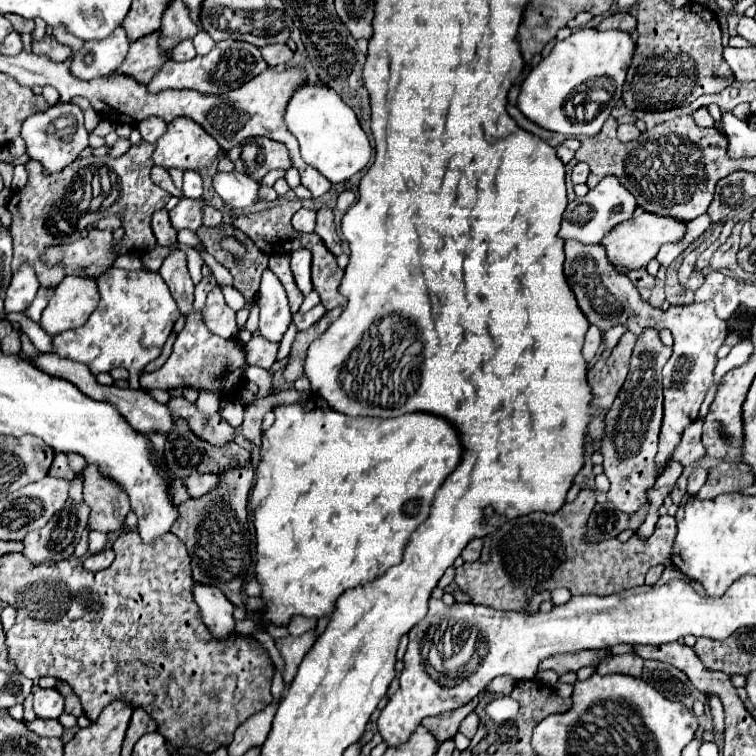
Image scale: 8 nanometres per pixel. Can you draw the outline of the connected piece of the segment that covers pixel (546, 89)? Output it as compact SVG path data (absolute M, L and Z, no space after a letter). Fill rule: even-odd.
M581 27L573 31L569 39L557 41L553 51L543 57L535 69L531 69L527 79L521 83L517 107L527 119L543 129L569 137L595 137L615 103L621 99L625 75L633 61L635 47L637 45L627 31L597 31L595 27ZM589 101L603 105L595 105L595 111L587 117L585 107Z

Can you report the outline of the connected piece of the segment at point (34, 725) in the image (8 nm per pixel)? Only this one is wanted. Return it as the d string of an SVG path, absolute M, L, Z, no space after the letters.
M35 719L27 723L27 727L39 737L61 737L65 731L65 727L59 721L47 721L47 719Z

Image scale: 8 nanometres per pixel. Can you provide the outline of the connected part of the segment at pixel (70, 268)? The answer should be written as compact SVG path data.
M93 229L87 237L59 247L59 249L47 249L47 253L43 255L43 259L47 259L49 265L53 263L63 263L65 265L65 275L77 275L77 271L81 267L87 269L89 277L99 277L111 263L113 263L113 255L111 255L111 231L99 231Z

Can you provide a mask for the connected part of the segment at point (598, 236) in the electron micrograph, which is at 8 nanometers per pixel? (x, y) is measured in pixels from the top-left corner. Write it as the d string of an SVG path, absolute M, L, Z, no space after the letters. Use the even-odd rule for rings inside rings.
M609 175L597 187L593 187L585 197L577 197L575 201L571 201L567 205L559 235L563 239L577 239L577 241L581 241L585 245L601 243L603 237L609 235L615 225L631 219L635 209L637 209L635 197L619 183L619 179L615 175Z

